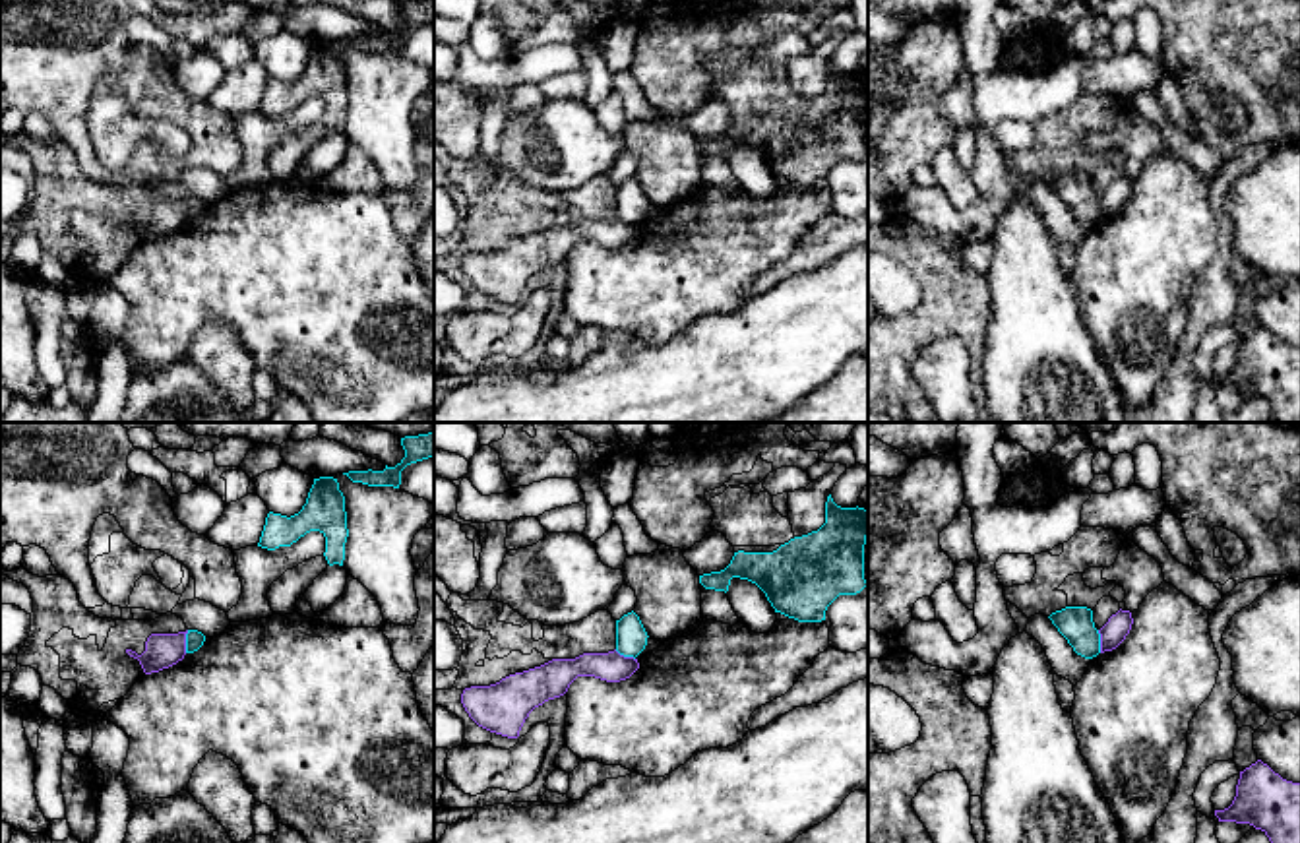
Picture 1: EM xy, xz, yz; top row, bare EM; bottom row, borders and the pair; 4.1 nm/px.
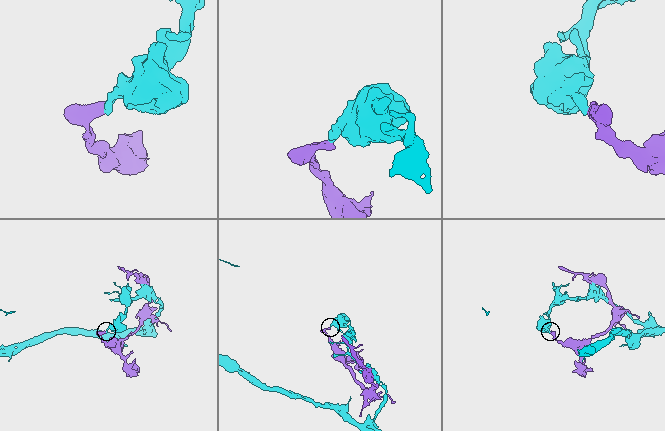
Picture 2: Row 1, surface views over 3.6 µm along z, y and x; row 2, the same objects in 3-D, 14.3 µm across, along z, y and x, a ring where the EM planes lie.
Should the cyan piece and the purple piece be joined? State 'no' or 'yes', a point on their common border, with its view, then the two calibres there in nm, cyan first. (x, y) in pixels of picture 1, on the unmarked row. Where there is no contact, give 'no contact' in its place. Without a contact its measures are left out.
no; contact xy (186, 208); calibres 80 and 140 nm

